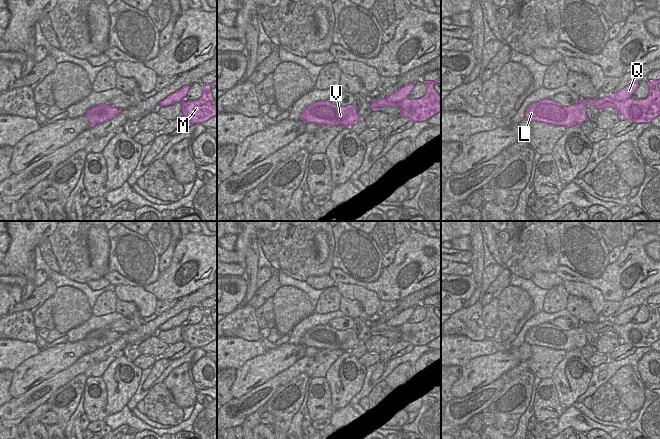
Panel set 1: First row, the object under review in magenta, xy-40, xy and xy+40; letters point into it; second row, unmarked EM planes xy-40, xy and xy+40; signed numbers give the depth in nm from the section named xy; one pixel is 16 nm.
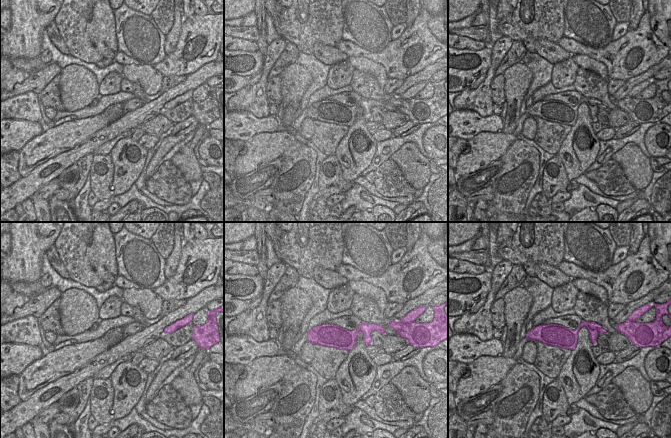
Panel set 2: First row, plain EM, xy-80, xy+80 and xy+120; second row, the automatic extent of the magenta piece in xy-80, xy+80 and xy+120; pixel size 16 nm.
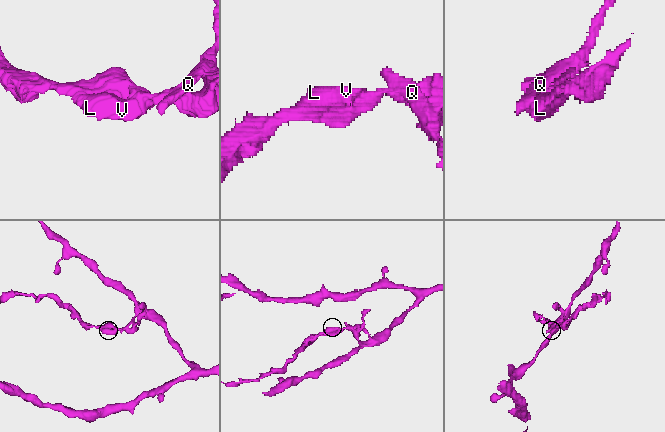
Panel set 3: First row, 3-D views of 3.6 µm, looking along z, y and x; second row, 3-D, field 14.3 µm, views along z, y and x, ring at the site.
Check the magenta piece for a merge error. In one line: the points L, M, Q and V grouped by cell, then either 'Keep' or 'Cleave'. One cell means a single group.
Groups: L M Q V. Keep.

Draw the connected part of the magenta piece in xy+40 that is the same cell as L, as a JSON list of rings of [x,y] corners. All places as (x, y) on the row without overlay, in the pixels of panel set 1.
[[[659,304],[648,305],[649,318],[645,323],[633,323],[631,320],[639,311],[640,306],[634,306],[617,317],[607,319],[604,322],[579,323],[575,329],[565,331],[552,325],[544,323],[531,328],[525,335],[525,342],[530,346],[537,345],[554,350],[581,349],[587,344],[586,327],[590,327],[598,334],[605,331],[615,332],[622,343],[632,344],[638,347],[650,347],[652,343],[660,339],[660,314]]]

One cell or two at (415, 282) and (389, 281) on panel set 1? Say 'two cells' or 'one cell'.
one cell

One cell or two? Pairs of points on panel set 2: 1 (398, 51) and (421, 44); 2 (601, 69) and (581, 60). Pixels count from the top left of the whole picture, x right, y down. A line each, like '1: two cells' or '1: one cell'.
1: one cell
2: one cell

